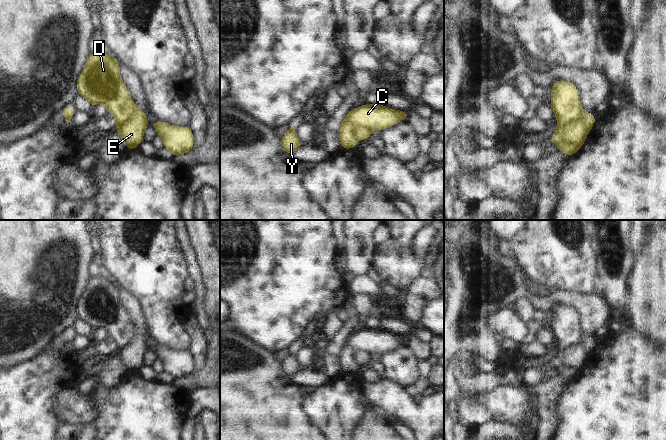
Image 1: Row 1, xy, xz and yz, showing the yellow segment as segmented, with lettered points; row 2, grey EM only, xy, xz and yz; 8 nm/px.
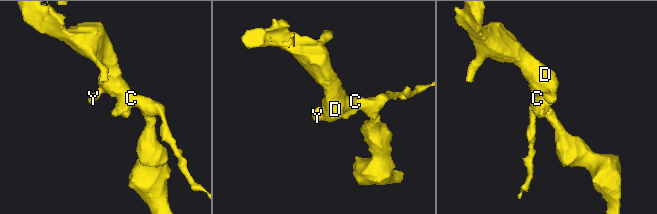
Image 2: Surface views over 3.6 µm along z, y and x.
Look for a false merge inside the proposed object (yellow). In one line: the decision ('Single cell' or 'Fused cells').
Fused cells

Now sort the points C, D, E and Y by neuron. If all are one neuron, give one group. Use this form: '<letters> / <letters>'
C D Y / E

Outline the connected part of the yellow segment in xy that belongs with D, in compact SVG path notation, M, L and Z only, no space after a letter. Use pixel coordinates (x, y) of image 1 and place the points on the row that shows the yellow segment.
M96 52L89 55L81 76L77 78L77 89L93 107L98 104L106 106L118 125L122 125L129 120L137 108L120 77L119 66L120 64L114 57L109 57L104 53Z

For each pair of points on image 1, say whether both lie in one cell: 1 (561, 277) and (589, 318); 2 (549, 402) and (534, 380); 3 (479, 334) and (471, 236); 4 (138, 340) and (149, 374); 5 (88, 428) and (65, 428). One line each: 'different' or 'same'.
1: different
2: different
3: same
4: different
5: same

